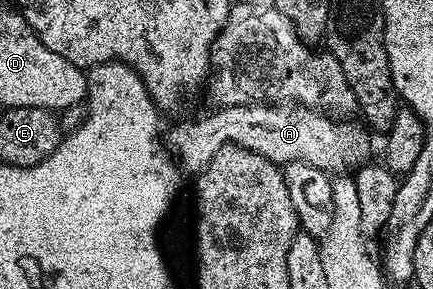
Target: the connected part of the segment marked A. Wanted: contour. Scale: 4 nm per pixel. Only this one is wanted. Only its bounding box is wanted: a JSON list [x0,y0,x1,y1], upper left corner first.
[165,104,370,174]

